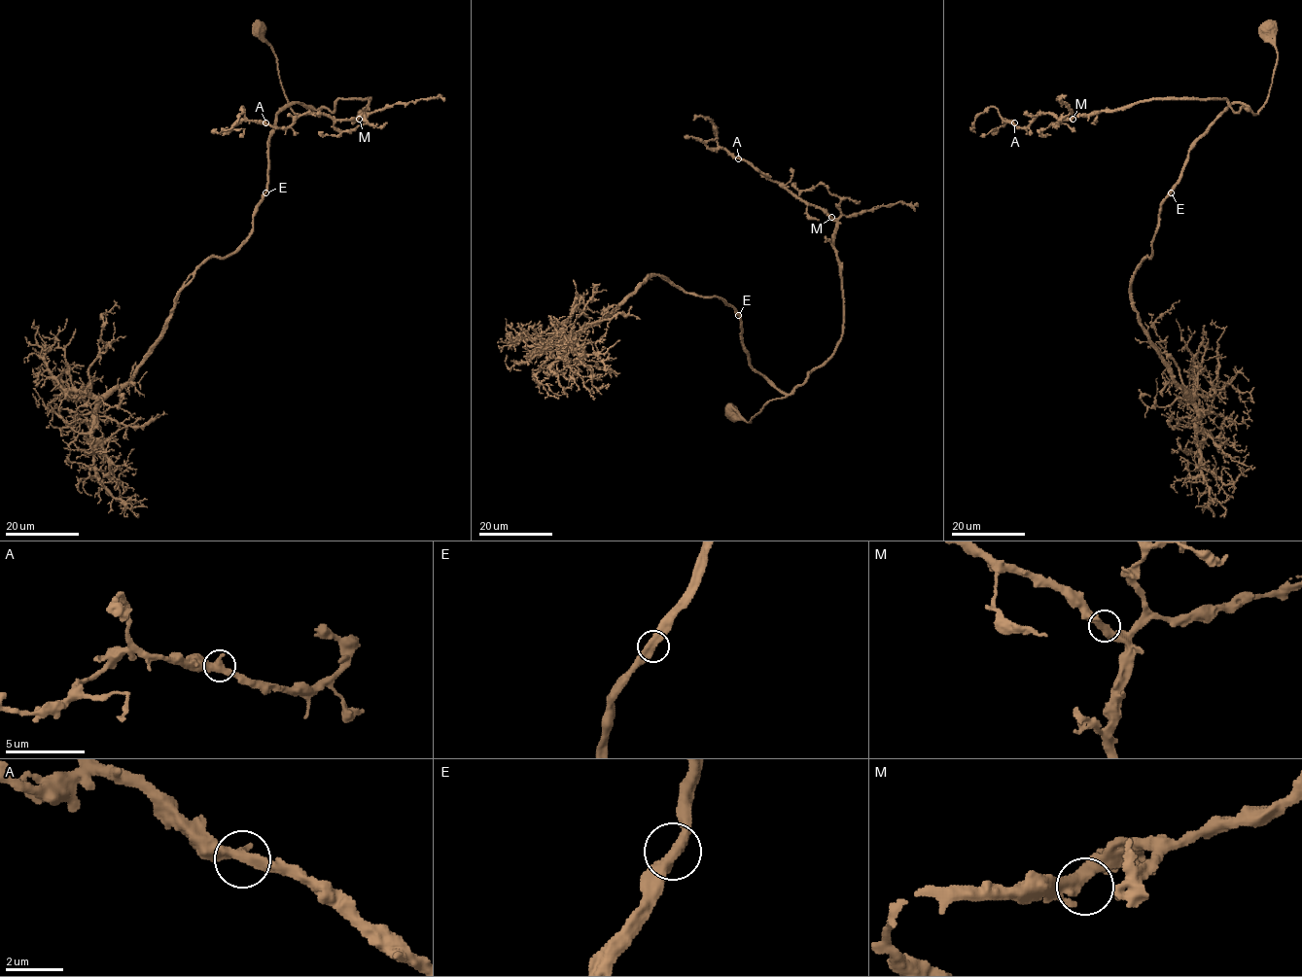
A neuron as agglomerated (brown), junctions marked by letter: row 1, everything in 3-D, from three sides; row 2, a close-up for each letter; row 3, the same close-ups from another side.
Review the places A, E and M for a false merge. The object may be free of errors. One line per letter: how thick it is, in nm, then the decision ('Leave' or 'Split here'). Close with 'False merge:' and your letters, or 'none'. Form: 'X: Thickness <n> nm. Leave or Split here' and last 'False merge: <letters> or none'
A: Thickness 420 nm. Leave
E: Thickness 440 nm. Leave
M: Thickness 440 nm. Leave
False merge: none

